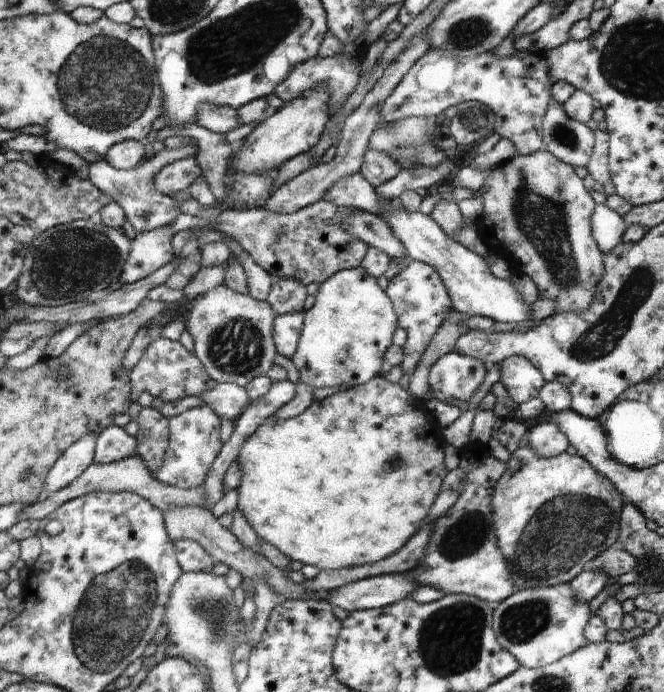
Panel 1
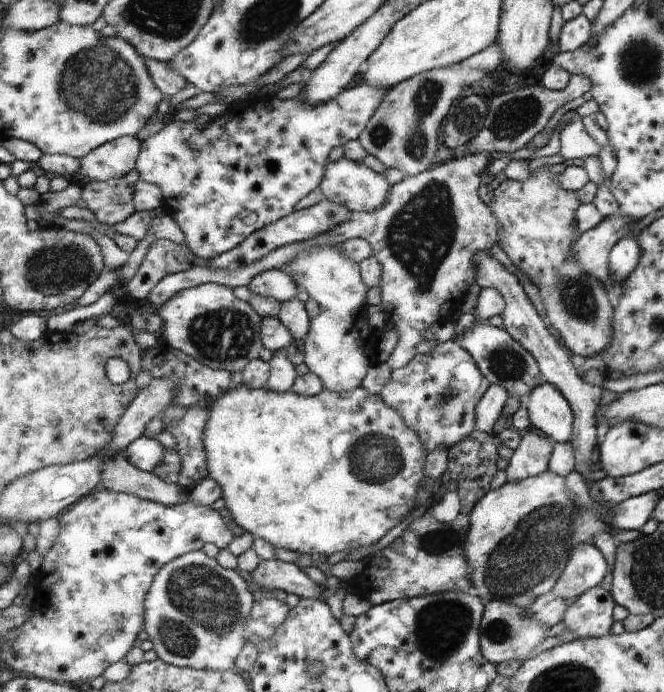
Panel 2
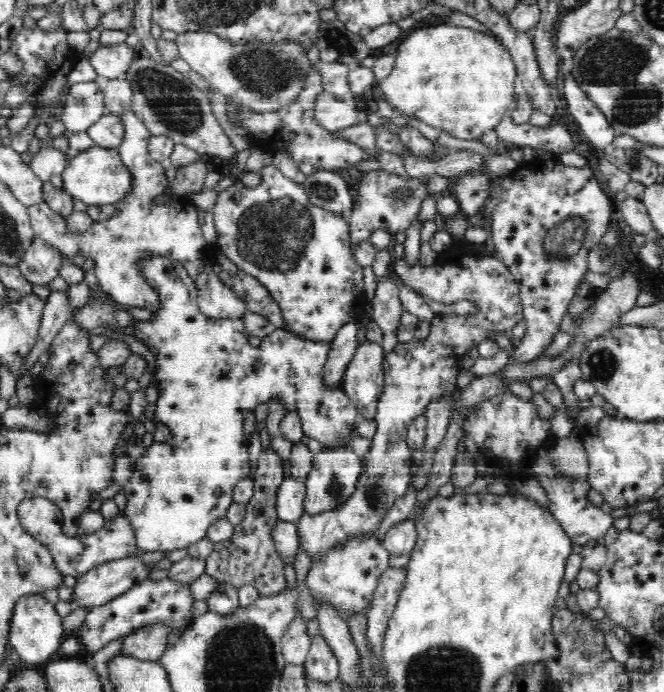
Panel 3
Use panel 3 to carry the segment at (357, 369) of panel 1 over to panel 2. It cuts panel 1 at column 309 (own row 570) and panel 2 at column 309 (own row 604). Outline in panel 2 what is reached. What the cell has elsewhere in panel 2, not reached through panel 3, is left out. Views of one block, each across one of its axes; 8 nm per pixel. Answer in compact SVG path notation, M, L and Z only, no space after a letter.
M343 242L335 245L318 245L310 250L298 253L293 261L286 263L287 273L295 280L301 289L302 296L318 303L320 314L310 319L308 334L302 340L305 359L309 371L313 372L322 382L323 388L337 393L349 393L362 384L368 368L376 364L376 358L381 358L380 350L376 350L374 332L368 326L366 314L366 290L369 290L361 277L360 264L343 249Z

